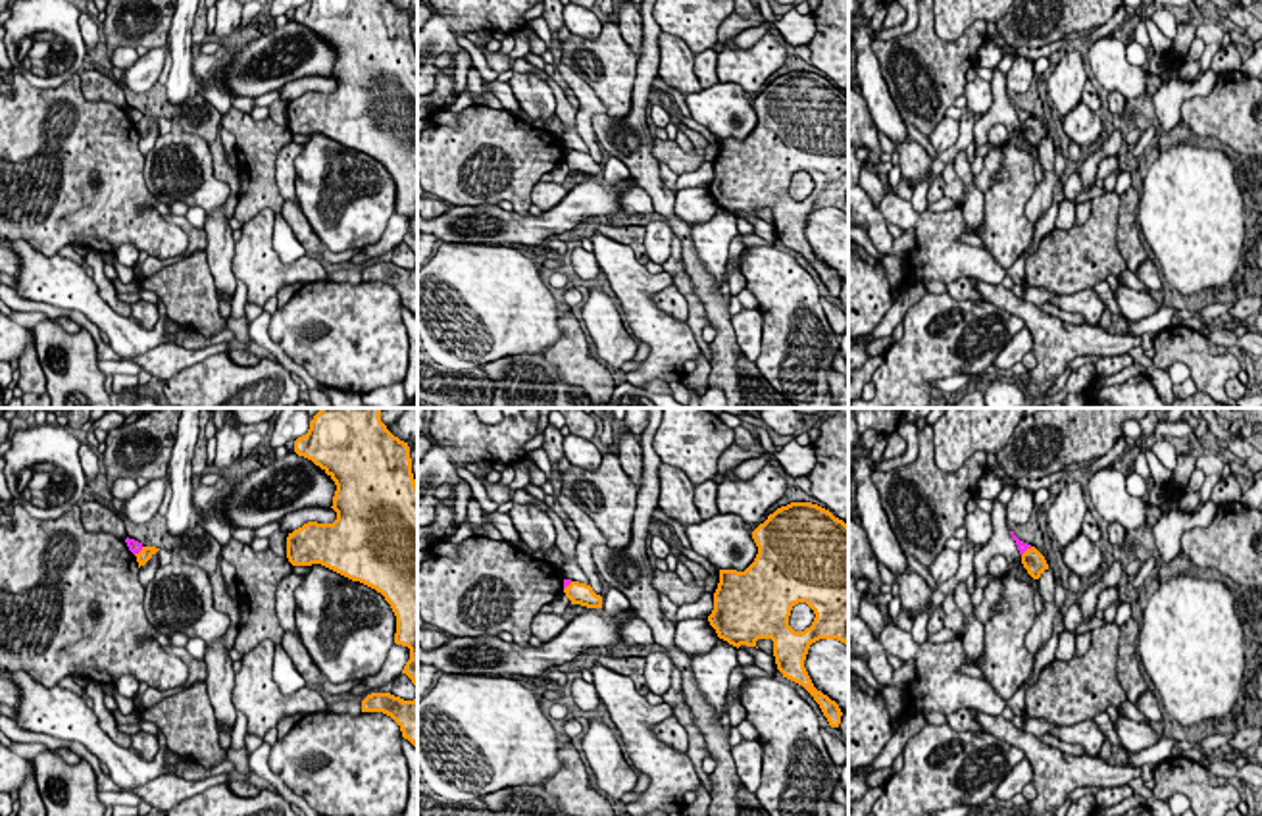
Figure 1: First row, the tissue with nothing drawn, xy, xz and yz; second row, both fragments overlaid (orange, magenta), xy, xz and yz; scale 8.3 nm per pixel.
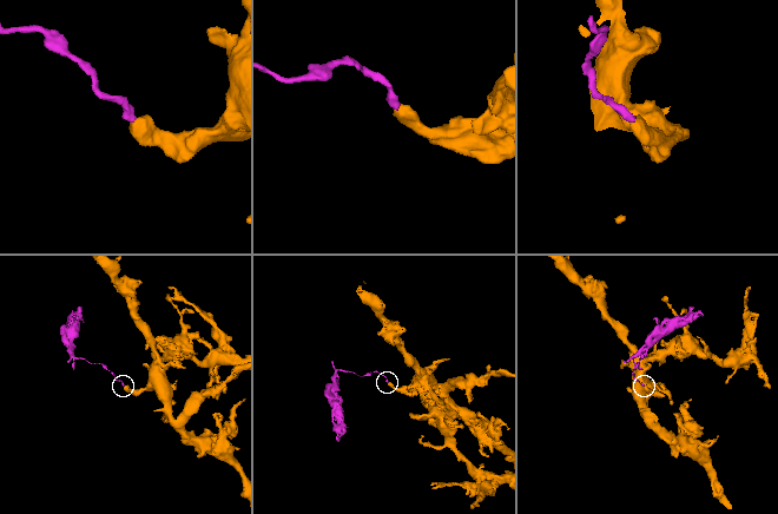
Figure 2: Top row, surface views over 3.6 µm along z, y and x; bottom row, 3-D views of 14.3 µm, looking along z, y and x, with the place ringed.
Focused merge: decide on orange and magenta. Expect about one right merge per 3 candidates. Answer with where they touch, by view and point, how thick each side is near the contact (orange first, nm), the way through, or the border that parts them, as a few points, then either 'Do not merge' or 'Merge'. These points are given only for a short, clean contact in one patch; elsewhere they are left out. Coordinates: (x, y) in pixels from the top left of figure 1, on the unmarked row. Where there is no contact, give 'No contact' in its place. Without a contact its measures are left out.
Touches orange at xy (141, 120). Thickness 120 nm (orange) against 120 nm. Boundary: xy (143, 116), (135, 124). Do not merge

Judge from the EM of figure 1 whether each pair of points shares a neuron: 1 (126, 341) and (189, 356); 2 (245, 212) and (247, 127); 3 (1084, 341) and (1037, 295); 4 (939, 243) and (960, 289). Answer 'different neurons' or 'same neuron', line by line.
1: different neurons
2: same neuron
3: different neurons
4: different neurons

